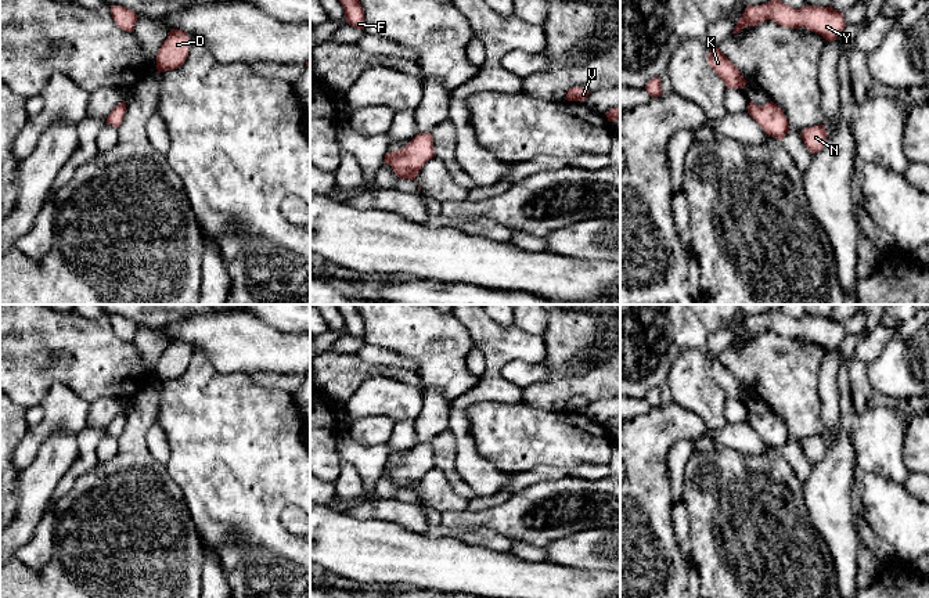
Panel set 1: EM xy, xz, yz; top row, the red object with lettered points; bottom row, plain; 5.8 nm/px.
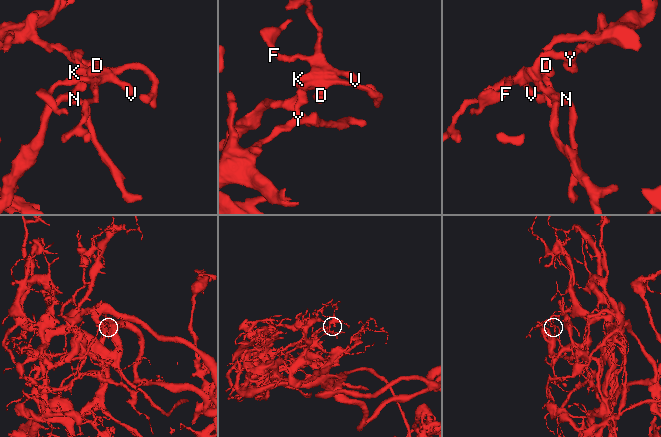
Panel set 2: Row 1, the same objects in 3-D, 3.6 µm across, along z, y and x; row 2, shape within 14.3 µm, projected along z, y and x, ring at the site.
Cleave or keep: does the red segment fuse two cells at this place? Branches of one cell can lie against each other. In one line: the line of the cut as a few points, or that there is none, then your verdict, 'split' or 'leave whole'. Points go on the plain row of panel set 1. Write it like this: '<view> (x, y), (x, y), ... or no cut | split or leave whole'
yz (782, 422), (773, 421), (767, 429), (759, 433) | split

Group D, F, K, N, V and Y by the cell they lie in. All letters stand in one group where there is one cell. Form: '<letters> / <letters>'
D F K V Y / N

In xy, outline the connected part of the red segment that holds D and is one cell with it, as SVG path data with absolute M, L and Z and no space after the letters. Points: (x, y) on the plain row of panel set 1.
M172 339L156 364L158 383L181 377L188 365L190 349L186 342Z

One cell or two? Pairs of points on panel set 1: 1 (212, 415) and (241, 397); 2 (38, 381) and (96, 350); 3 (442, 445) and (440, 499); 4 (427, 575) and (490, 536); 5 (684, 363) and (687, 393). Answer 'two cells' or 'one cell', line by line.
1: one cell
2: one cell
3: two cells
4: two cells
5: one cell

